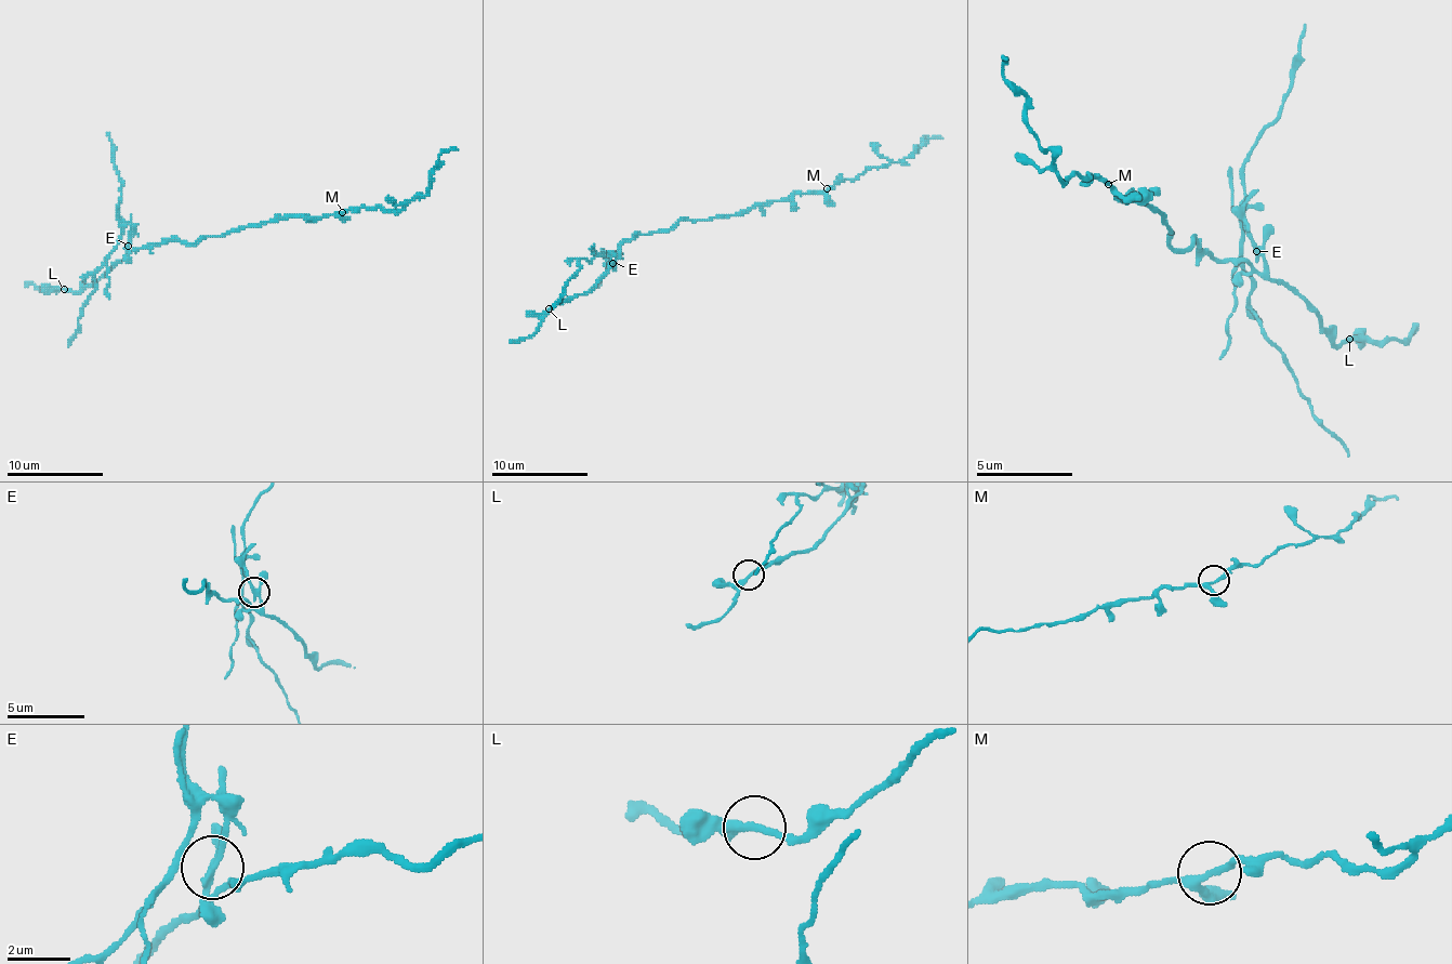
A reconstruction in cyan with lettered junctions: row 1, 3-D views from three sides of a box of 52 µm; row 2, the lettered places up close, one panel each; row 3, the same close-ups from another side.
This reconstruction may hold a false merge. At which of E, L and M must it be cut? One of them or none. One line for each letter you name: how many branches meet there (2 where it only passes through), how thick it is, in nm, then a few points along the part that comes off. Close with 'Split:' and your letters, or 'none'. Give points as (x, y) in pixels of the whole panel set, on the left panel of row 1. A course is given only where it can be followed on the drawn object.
E: 3 branches meet; 190 nm thick; foreign part runs (129, 246), (131, 232), (126, 224), (117, 248), (97, 273), (68, 346)
Split: E

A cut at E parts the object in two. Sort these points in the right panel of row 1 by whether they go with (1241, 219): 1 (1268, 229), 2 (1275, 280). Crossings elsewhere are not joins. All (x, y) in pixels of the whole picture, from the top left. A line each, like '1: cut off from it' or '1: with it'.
1: cut off from it
2: cut off from it

